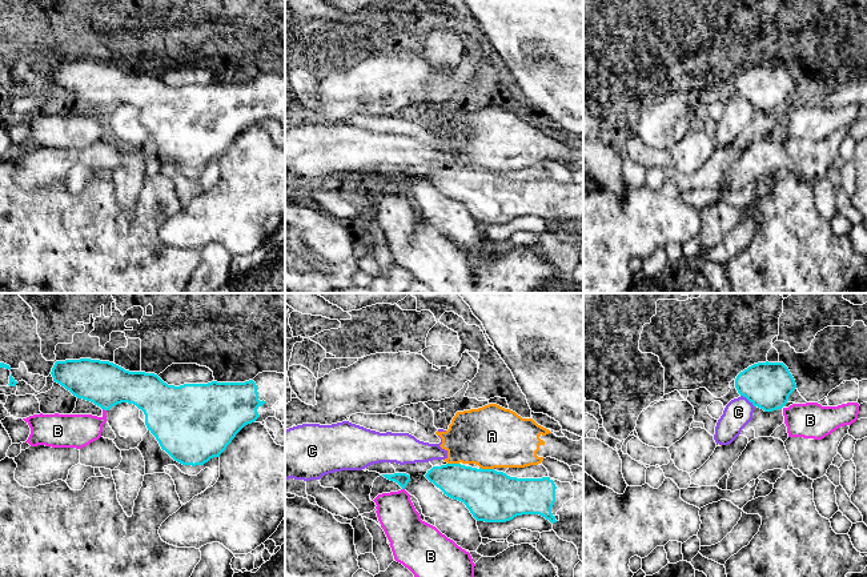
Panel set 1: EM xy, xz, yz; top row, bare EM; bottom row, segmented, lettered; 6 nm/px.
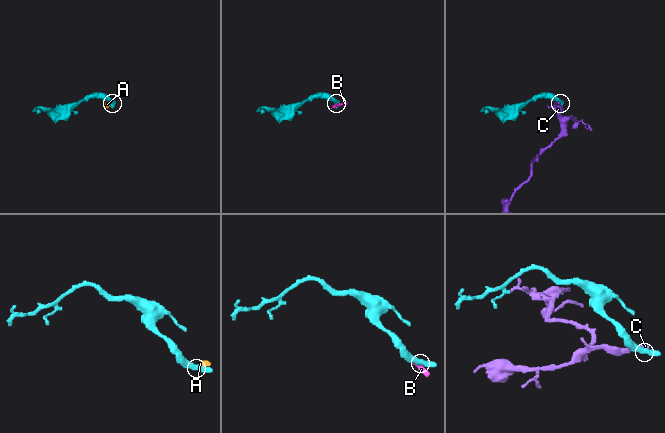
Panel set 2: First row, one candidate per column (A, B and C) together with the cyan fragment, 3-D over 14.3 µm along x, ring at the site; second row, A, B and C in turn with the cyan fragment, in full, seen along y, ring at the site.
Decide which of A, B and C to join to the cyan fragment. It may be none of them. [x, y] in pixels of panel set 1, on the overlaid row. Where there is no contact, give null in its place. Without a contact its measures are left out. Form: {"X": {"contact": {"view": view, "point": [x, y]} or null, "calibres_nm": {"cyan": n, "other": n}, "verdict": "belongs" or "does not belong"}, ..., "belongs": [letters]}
{"A": {"contact": {"view": "xz", "point": [486, 469]}, "calibres_nm": {"cyan": 320, "other": 380}, "verdict": "does not belong"}, "B": {"contact": {"view": "xy", "point": [104, 409]}, "calibres_nm": {"cyan": 280, "other": 200}, "verdict": "belongs"}, "C": {"contact": {"view": "yz", "point": [747, 399]}, "calibres_nm": {"cyan": 280, "other": 170}, "verdict": "does not belong"}, "belongs": ["B"]}

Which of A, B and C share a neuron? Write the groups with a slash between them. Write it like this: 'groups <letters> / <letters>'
groups A C / B

